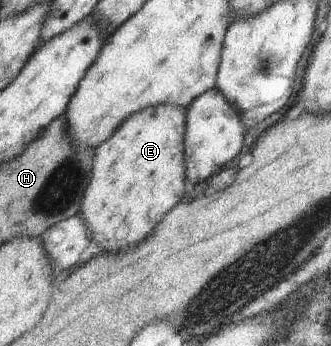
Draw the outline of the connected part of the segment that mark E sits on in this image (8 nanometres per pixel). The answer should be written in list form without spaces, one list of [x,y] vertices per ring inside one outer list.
[[[181,105],[151,106],[127,116],[119,128],[97,148],[94,148],[91,176],[83,190],[82,202],[79,204],[78,217],[83,220],[89,243],[98,249],[96,257],[107,256],[111,252],[129,252],[141,246],[153,228],[163,220],[163,215],[175,206],[184,192],[189,188],[185,180],[183,162],[183,134],[185,132],[185,108]]]

